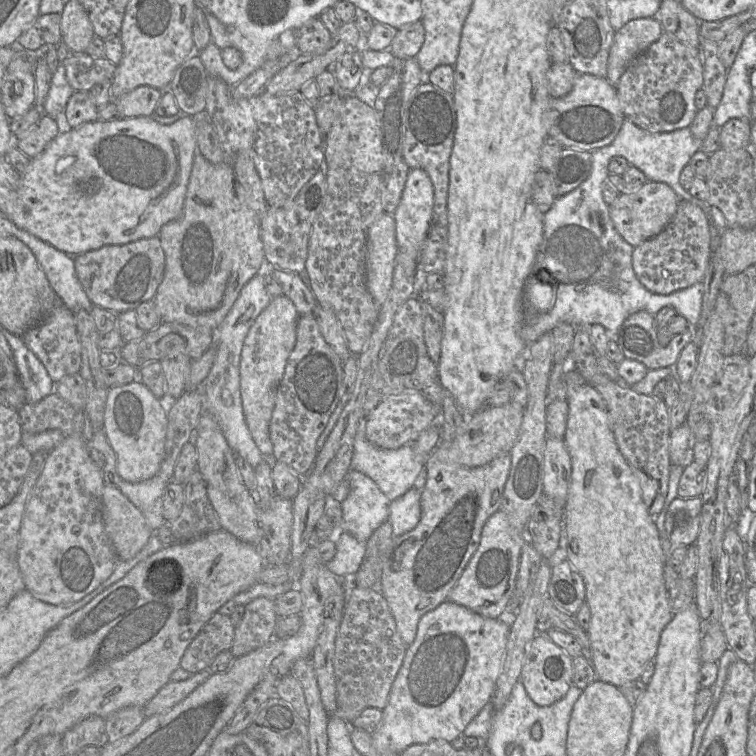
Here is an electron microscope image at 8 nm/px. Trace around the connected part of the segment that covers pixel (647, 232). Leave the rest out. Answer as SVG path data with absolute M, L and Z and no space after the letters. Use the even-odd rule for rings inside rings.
M647 181L632 192L620 193L609 205L611 220L619 235L636 247L657 236L674 217L680 198L666 183Z

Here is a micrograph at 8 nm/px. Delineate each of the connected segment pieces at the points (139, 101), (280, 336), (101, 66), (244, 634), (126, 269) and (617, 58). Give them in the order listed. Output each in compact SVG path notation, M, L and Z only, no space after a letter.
M140 86L131 92L123 95L117 100L112 100L116 103L121 118L133 118L139 116L153 116L155 108L161 99L163 91L157 90L149 86Z
M284 294L272 298L250 327L244 340L240 360L240 390L248 429L264 459L272 459L273 445L269 426L275 406L277 388L284 375L288 357L296 343L296 326L300 314Z
M87 52L72 53L63 63L66 69L66 79L74 91L90 91L91 88L104 81L112 80L116 66L111 63L106 57L93 58Z
M258 597L244 606L244 615L235 626L230 652L235 658L243 656L269 643L275 638L279 619L275 601Z
M158 237L106 245L74 257L77 277L94 306L120 314L153 300L164 278L165 254Z
M639 18L626 23L614 35L610 48L607 80L614 86L631 62L656 42L664 32L655 18Z

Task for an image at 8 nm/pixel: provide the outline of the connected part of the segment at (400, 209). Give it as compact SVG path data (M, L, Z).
M410 169L400 203L393 215L398 252L419 259L433 213L434 188L422 169Z

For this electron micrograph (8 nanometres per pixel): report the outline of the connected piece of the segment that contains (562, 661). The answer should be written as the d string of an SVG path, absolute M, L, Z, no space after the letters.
M547 633L536 634L527 649L520 680L536 705L550 706L561 700L573 685L573 658L552 642Z

